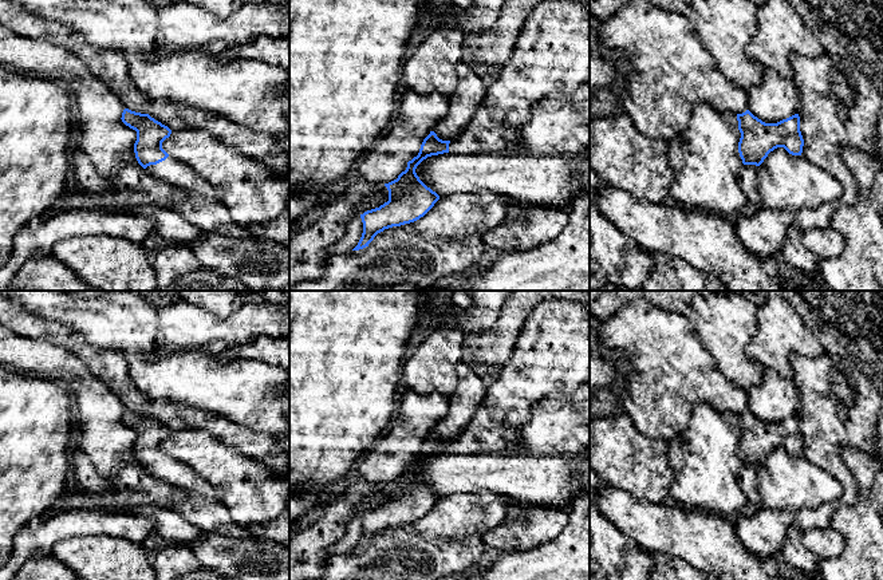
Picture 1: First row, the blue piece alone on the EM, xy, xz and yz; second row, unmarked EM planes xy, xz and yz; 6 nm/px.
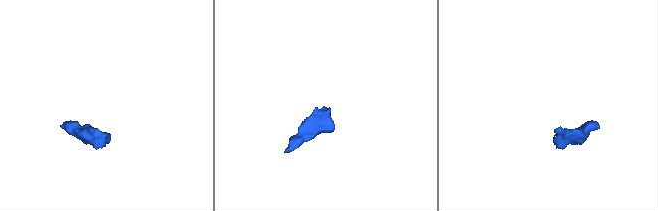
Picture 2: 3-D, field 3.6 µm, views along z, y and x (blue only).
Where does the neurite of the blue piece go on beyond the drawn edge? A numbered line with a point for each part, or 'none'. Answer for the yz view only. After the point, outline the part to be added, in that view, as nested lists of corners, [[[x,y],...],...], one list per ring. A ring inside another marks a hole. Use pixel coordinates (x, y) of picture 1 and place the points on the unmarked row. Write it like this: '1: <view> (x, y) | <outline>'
1: yz (730, 418) | [[[724,411],[721,413],[724,421],[732,426],[734,426],[736,429],[738,429],[738,421],[737,421],[737,414],[730,413],[730,411]]]

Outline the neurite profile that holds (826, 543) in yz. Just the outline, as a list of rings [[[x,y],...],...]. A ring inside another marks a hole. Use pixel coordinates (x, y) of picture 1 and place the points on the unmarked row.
[[[831,526],[808,529],[801,544],[820,560],[839,557],[845,548],[845,537]]]

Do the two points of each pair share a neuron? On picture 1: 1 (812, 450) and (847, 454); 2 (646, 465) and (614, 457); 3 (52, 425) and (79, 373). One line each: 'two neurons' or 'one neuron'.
1: two neurons
2: one neuron
3: two neurons

